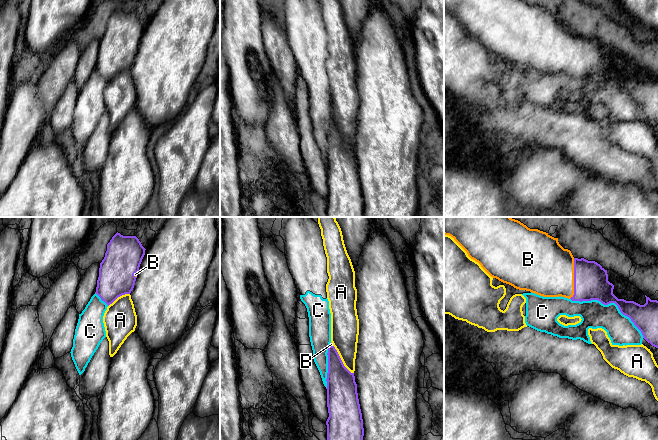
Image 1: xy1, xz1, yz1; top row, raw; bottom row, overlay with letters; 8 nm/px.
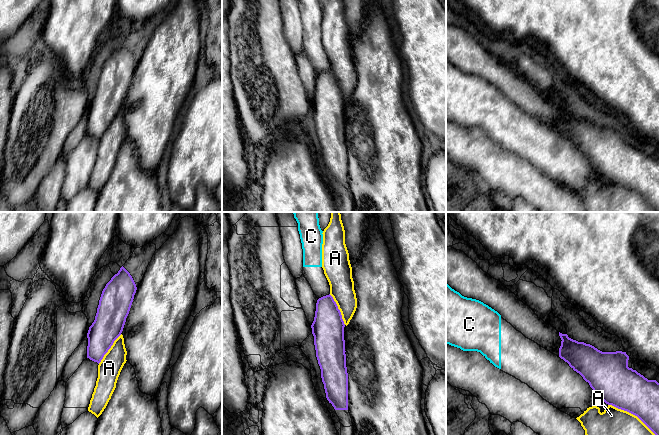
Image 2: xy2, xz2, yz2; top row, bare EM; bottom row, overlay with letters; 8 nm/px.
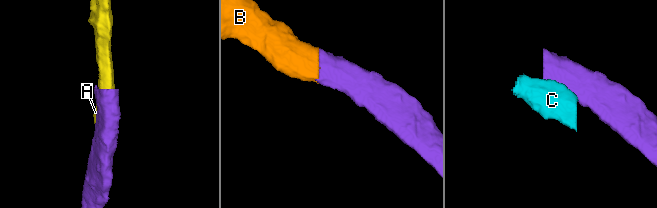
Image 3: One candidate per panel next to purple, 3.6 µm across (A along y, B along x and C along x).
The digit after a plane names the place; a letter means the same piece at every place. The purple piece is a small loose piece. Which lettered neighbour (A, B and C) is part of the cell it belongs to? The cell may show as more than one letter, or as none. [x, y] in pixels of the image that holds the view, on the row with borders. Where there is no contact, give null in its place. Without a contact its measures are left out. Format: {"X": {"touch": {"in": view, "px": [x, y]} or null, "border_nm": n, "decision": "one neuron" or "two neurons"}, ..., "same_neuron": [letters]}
{"A": {"touch": {"in": "yz2", "px": [632, 413]}, "border_nm": 460, "decision": "two neurons"}, "B": {"touch": {"in": "yz1", "px": [574, 278]}, "border_nm": 340, "decision": "one neuron"}, "C": {"touch": {"in": "yz1", "px": [610, 302]}, "border_nm": 700, "decision": "two neurons"}, "same_neuron": ["B"]}

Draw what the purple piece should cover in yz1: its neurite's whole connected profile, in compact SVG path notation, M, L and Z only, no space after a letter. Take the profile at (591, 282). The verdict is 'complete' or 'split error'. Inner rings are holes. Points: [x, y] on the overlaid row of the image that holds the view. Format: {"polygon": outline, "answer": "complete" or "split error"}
{"polygon": "M444 217L444 234L451 236L468 254L468 256L478 262L481 267L493 278L498 279L499 281L509 284L516 289L526 290L543 297L565 297L571 299L572 301L591 301L598 300L604 305L610 303L615 303L620 312L629 317L634 325L641 331L644 339L650 343L652 346L658 348L658 301L651 300L649 297L646 297L646 303L640 305L634 301L626 301L624 299L618 299L613 294L614 285L608 281L607 270L605 270L600 264L595 261L588 261L584 258L578 259L574 258L571 251L564 249L558 242L558 238L550 236L548 233L540 231L538 229L530 229L523 223L518 220L512 219L511 217Z", "answer": "split error"}

